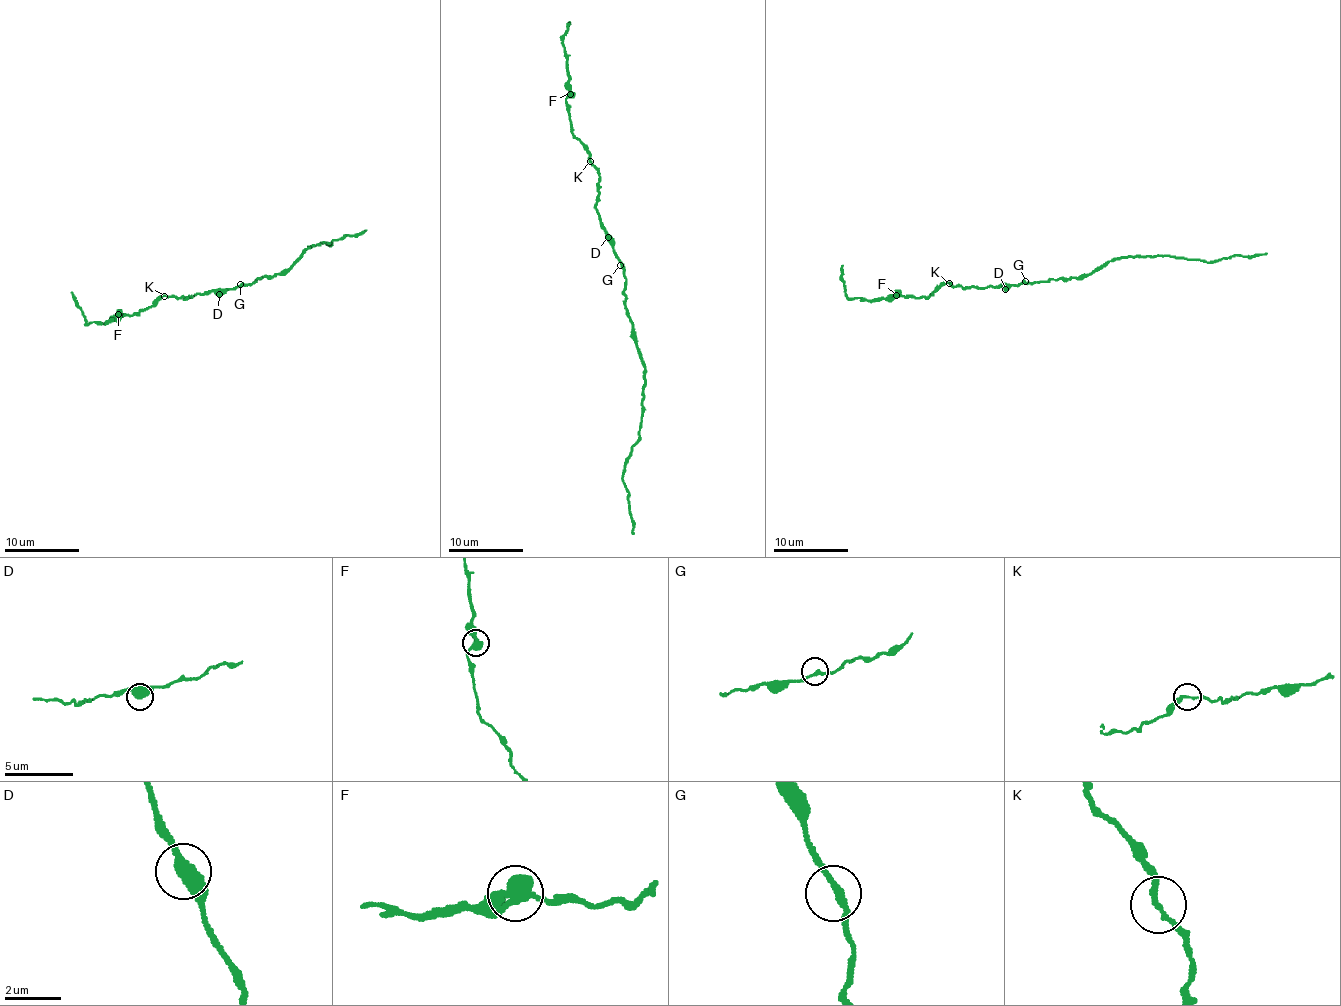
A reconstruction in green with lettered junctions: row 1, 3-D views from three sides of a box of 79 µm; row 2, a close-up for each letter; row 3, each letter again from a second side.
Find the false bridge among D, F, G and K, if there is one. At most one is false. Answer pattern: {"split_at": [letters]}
{"split_at": []}

